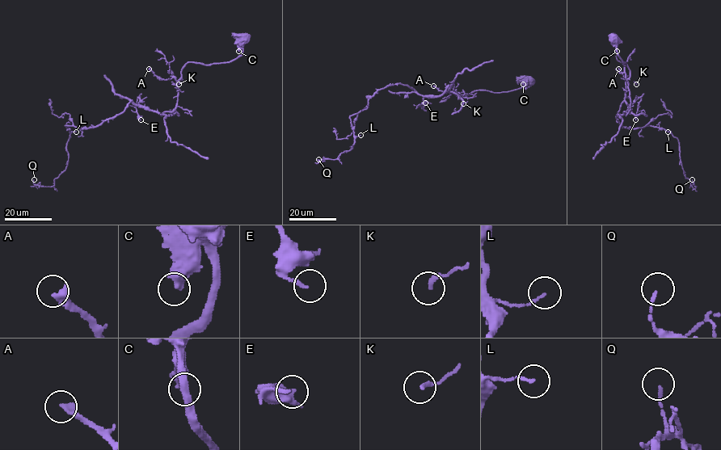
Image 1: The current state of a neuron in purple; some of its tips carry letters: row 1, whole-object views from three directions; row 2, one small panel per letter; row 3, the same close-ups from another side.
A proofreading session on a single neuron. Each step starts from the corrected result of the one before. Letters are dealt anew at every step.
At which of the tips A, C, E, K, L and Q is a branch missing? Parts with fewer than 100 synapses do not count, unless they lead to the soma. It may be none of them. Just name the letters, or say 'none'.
none

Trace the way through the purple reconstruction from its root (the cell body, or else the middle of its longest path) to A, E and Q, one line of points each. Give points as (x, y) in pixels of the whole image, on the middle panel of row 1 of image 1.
A: (528, 78), (525, 85), (512, 90), (492, 92), (477, 90), (465, 97), (457, 93), (443, 92), (433, 86)
E: (528, 78), (525, 85), (512, 90), (477, 90), (461, 98), (445, 91), (426, 96), (422, 108), (425, 103)
Q: (528, 78), (512, 90), (461, 98), (388, 85), (349, 116), (352, 147), (337, 159), (318, 159)

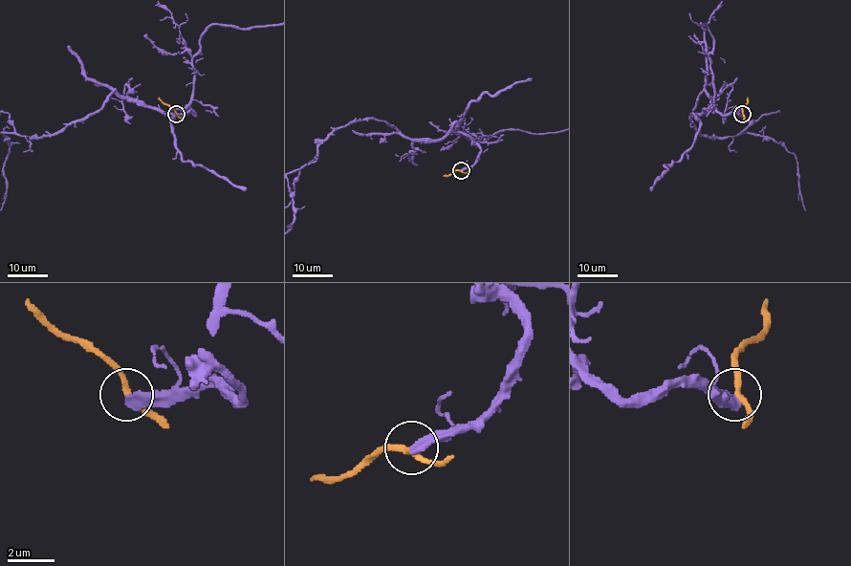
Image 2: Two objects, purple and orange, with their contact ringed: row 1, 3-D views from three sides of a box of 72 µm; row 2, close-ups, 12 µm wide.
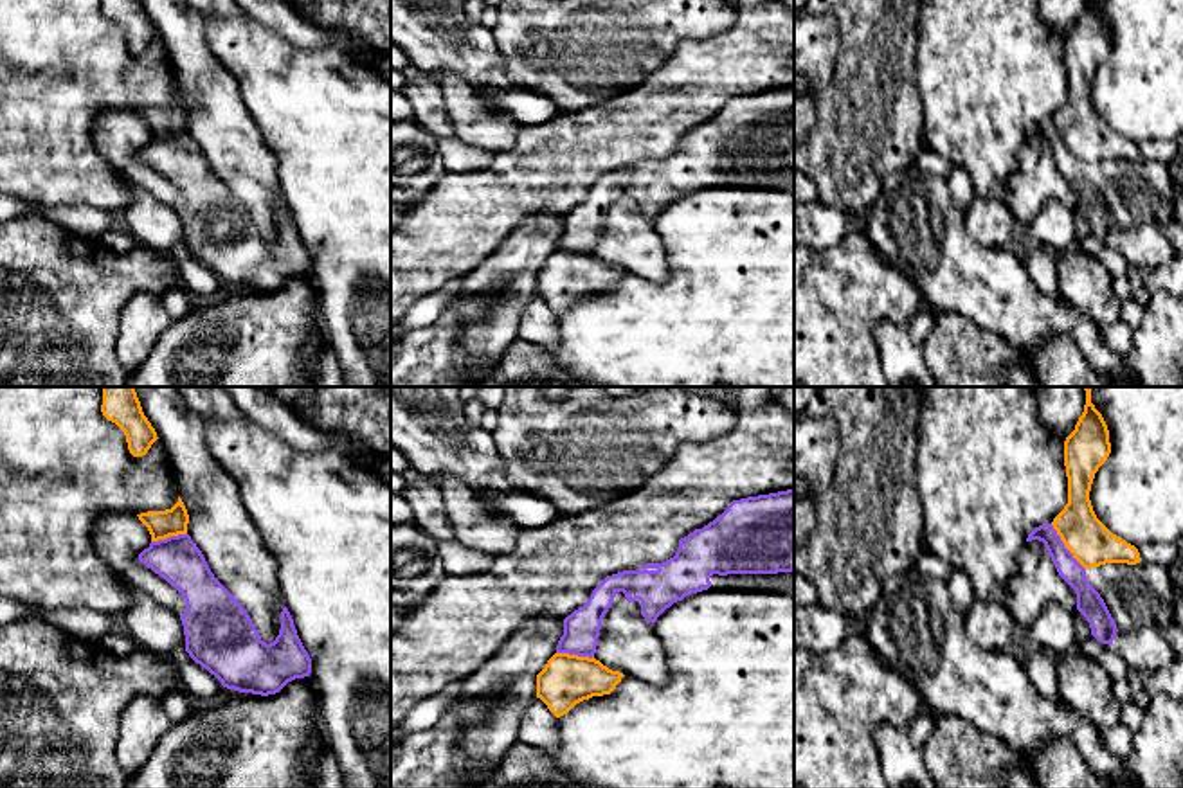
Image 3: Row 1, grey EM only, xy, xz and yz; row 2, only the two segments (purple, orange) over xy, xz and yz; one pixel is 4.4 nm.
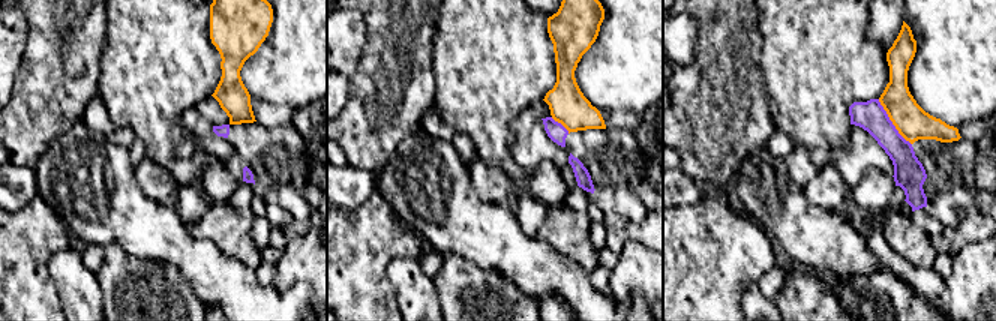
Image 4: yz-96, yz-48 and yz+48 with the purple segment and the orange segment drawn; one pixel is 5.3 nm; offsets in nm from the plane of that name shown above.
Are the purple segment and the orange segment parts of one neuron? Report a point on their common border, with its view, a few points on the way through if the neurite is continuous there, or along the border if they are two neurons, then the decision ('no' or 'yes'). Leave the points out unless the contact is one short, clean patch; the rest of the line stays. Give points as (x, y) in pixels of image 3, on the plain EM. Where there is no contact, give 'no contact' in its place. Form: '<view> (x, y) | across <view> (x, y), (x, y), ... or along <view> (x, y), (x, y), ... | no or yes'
yz (1065, 144) | along yz (1050, 121), (1063, 143), (1084, 166) | no

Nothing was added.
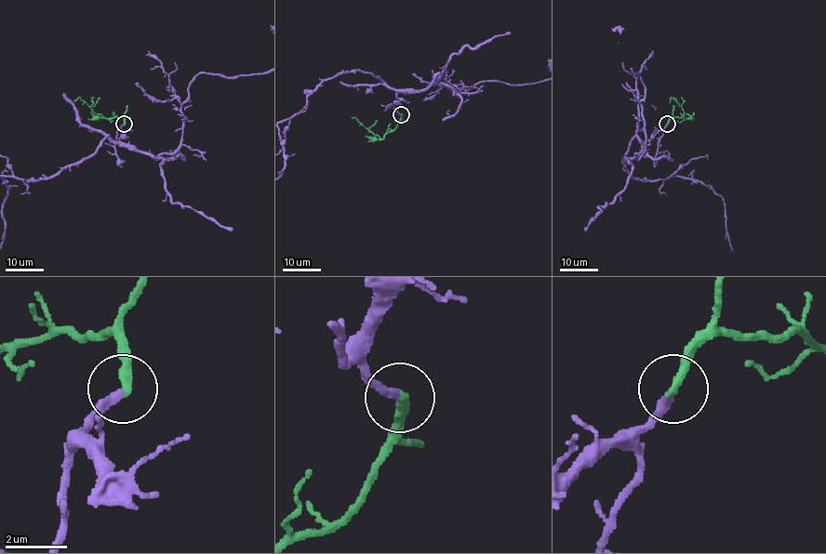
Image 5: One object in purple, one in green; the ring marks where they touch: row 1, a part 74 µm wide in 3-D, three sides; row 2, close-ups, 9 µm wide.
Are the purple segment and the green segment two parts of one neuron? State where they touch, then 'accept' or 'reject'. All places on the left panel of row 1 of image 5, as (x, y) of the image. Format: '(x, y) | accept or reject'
(124, 124) | accept

